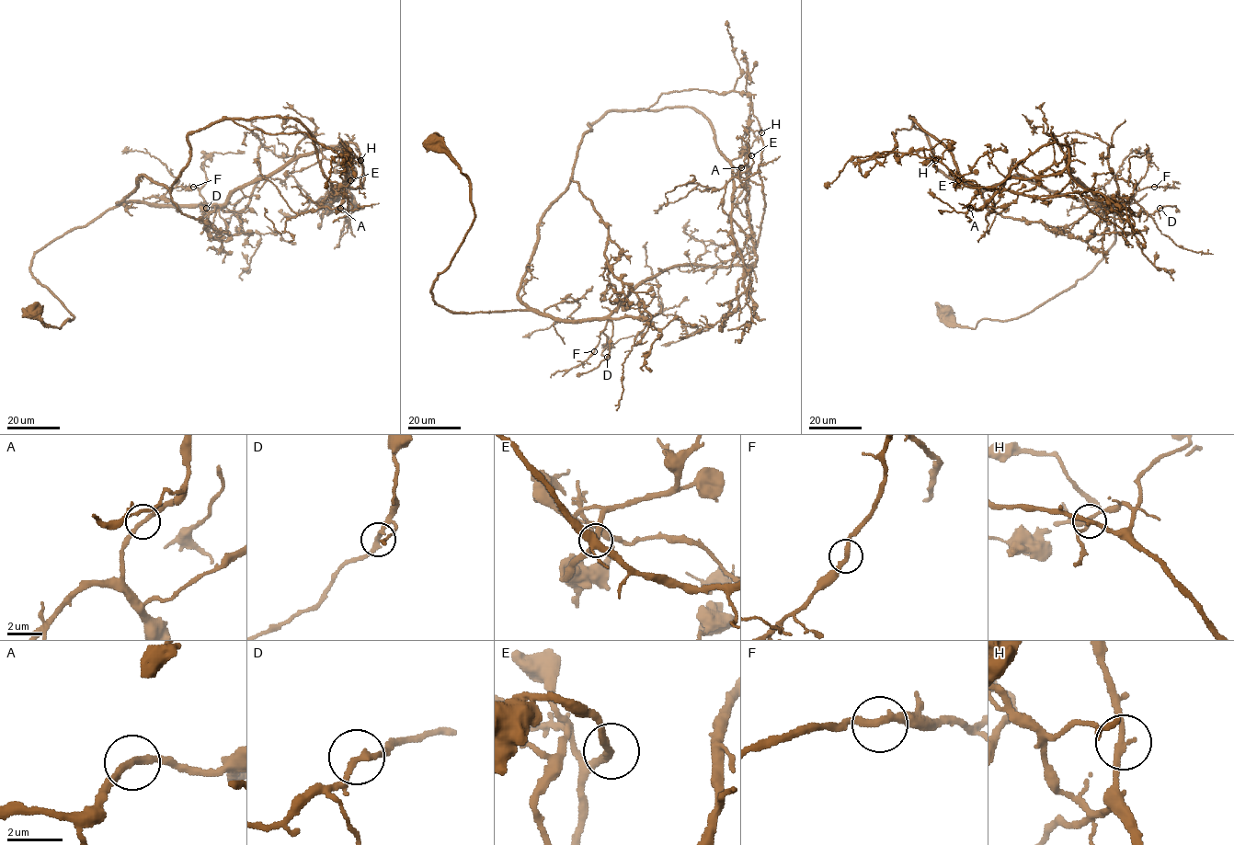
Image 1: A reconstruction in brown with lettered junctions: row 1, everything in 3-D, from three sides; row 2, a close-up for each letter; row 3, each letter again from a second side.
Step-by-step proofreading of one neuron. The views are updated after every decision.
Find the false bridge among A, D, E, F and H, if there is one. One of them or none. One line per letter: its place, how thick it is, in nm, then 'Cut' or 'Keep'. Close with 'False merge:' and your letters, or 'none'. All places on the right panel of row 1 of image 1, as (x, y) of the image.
A: Place: (970, 208). Thickness 240 nm. Keep
D: Place: (1159, 208). Thickness 240 nm. Keep
E: Place: (958, 180). Thickness 280 nm. Keep
F: Place: (1154, 187). Thickness 260 nm. Keep
H: Place: (935, 160). Thickness 240 nm. Keep
False merge: none

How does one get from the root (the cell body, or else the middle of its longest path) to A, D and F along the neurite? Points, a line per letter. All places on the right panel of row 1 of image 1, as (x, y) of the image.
A: (942, 312), (975, 328), (1033, 311), (1093, 268), (1124, 204), (1075, 177), (1068, 149), (970, 208)
D: (942, 312), (973, 328), (1027, 314), (1085, 277), (1114, 244), (1114, 202), (1131, 212), (1159, 208)
F: (942, 312), (975, 328), (982, 319), (1033, 311), (1085, 277), (1114, 244), (1113, 203), (1154, 187)

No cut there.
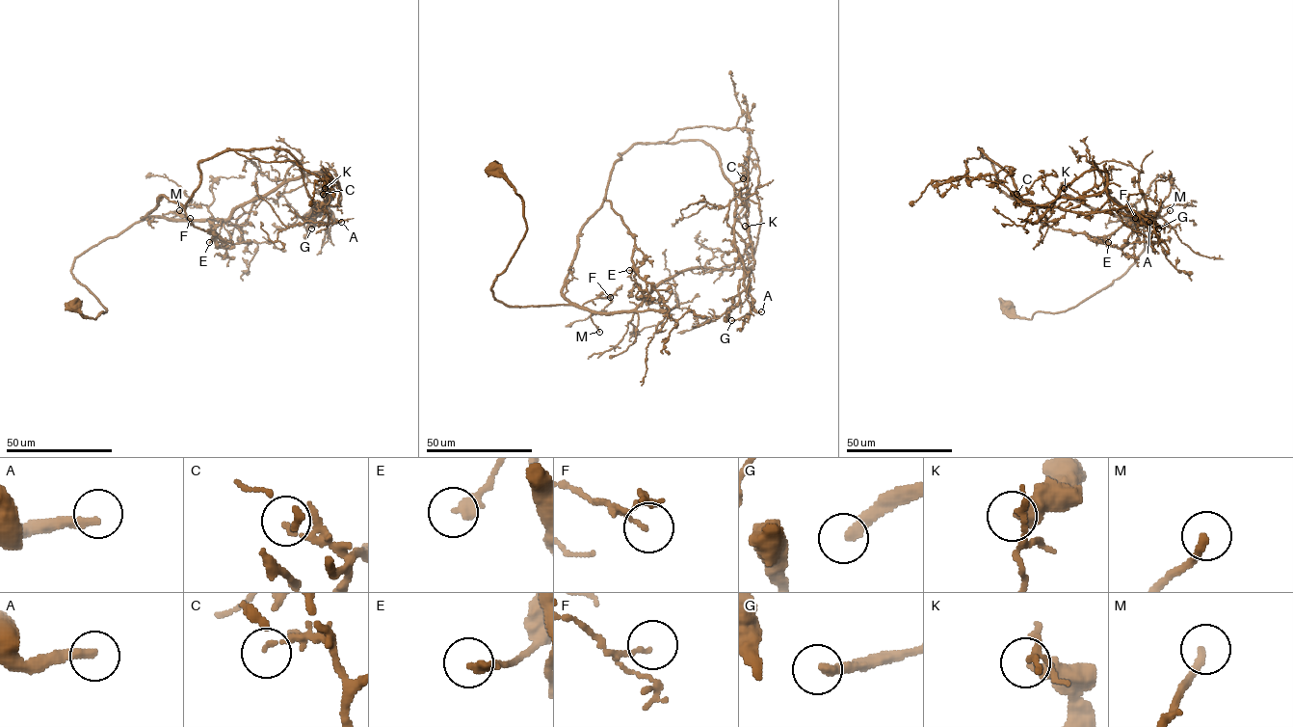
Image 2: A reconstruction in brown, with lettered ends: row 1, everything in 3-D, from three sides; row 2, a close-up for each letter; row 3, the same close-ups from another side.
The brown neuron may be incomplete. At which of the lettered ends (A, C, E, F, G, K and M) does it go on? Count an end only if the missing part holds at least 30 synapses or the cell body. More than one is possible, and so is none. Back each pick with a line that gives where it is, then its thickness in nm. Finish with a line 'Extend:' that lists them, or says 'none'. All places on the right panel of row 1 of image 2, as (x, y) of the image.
A: Place: (1149, 222). Thickness 280 nm
E: Place: (1108, 242). Thickness 280 nm
M: Place: (1170, 210). Thickness 240 nm
Extend: A, E, M

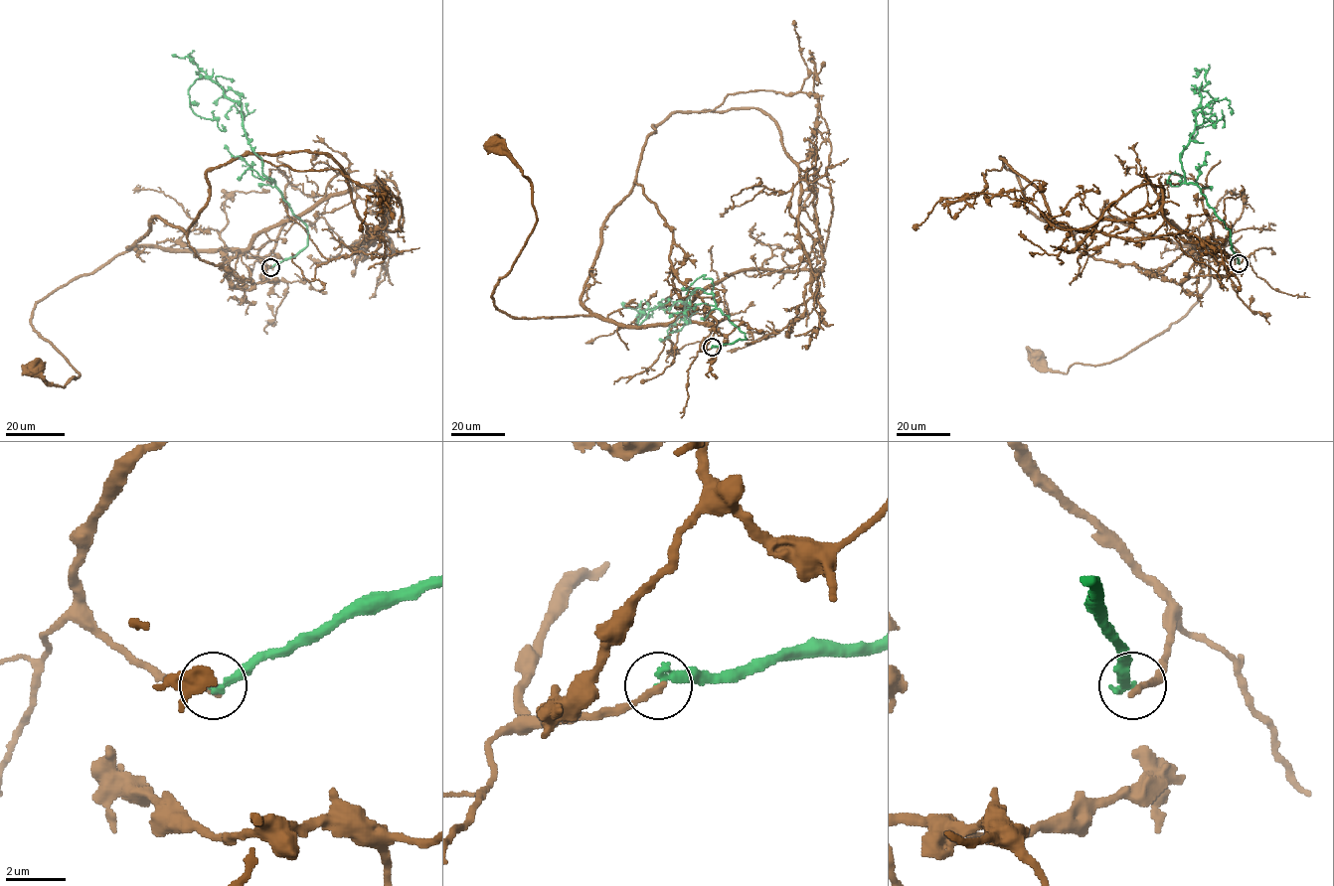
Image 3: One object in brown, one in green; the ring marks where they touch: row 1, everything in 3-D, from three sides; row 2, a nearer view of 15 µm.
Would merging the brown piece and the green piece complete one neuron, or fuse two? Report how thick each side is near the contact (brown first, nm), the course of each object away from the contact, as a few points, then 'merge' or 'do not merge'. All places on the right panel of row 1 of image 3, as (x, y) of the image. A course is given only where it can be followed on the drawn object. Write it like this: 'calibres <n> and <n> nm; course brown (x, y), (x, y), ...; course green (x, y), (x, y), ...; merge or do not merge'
calibres 260 and 240 nm; course brown (1239, 263), (1226, 239), (1214, 241), (1216, 254), (1208, 244), (1199, 300), (1122, 357), (1066, 372), (1032, 357); course green (1239, 262), (1225, 223), (1185, 182), (1180, 155), (1200, 88), (1217, 119), (1190, 132); do not merge

